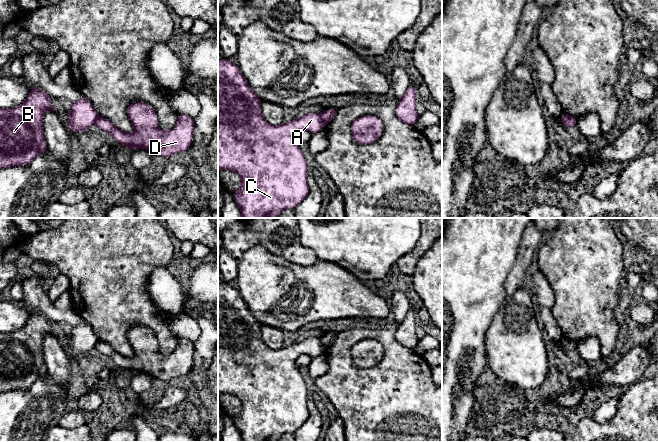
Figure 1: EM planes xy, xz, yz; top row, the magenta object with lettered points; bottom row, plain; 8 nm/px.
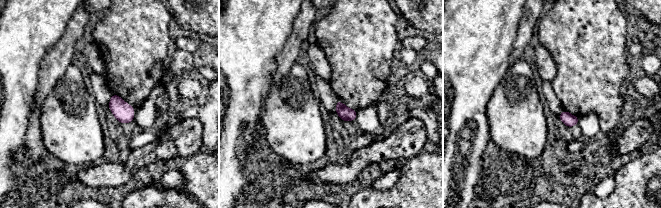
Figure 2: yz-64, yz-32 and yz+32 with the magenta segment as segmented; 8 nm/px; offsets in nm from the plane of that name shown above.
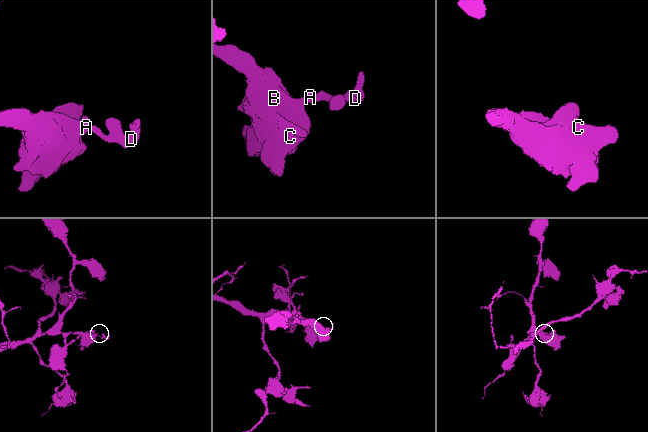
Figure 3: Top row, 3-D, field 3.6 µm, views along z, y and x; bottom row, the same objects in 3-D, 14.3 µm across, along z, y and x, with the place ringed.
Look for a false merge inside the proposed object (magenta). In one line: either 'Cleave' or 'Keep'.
Cleave

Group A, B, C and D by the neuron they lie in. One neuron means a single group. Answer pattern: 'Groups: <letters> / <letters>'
Groups: A B C / D

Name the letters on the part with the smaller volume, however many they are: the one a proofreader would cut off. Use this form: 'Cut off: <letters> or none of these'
Cut off: D

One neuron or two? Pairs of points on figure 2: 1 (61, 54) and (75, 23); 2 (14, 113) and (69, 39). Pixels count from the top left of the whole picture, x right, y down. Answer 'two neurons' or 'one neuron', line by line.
1: one neuron
2: two neurons

